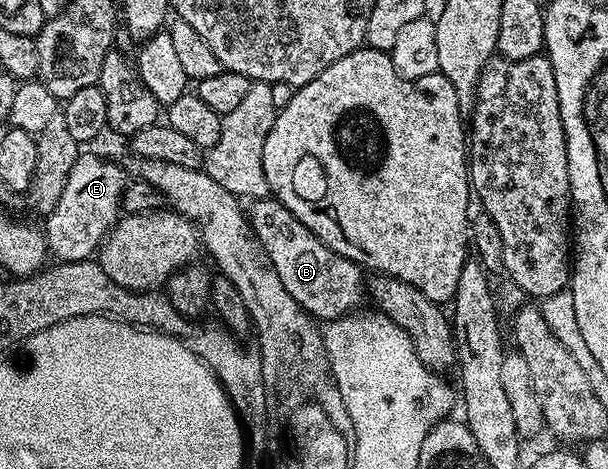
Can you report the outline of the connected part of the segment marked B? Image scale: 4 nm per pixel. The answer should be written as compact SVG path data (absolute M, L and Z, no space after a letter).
M275 198L254 199L248 204L247 218L254 237L261 244L265 256L271 261L283 289L295 297L303 310L318 321L342 319L361 303L366 294L367 283L361 279L362 268L347 257L335 253L291 209L287 209Z

